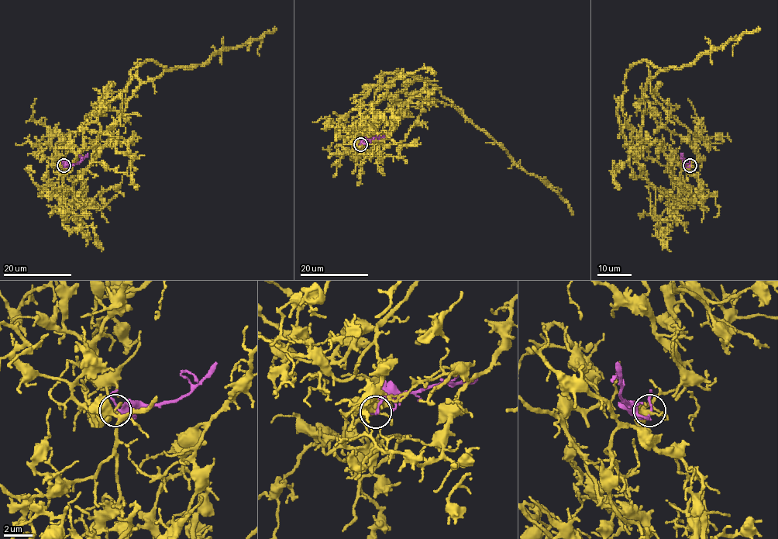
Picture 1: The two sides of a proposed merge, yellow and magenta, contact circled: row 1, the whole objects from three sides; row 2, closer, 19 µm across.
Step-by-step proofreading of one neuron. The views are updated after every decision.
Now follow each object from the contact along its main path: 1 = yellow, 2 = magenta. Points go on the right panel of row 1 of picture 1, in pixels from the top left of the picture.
1: (690, 166), (697, 153), (656, 125), (642, 99), (659, 69), (638, 61), (624, 79), (617, 122), (670, 251)
2: (690, 166), (683, 162), (681, 153)

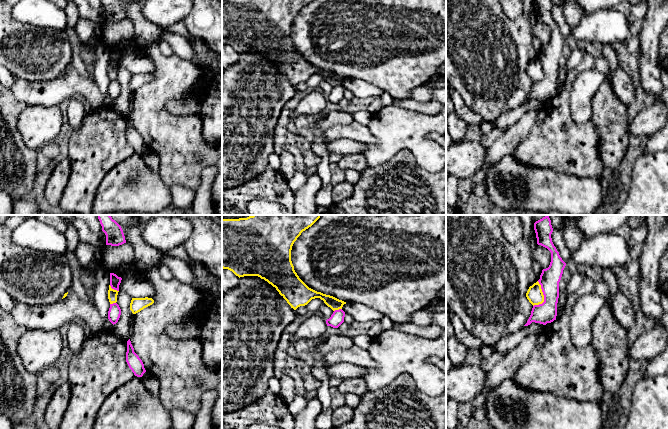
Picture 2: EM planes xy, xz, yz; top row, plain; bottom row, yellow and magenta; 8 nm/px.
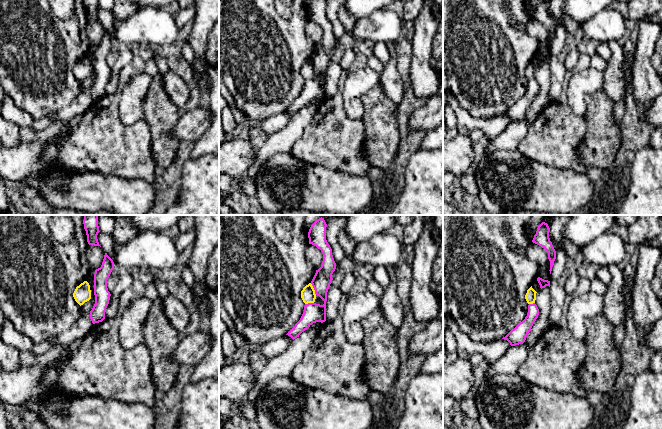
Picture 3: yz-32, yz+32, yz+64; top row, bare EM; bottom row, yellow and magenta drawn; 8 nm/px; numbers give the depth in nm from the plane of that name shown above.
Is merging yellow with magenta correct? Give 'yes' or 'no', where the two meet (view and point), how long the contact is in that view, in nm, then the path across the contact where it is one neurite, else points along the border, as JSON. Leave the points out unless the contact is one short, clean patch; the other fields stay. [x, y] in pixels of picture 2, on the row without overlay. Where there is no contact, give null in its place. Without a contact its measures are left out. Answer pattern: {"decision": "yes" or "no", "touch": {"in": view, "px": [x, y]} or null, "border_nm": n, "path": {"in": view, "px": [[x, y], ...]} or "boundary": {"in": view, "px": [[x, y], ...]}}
{"decision": "no", "touch": {"in": "yz", "px": [543, 72]}, "border_nm": 220, "boundary": {"in": "yz", "px": [[537, 57], [540, 61], [543, 77], [533, 82]]}}

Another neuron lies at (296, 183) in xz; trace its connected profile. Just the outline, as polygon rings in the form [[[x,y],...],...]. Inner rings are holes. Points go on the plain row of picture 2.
[[[296,169],[293,177],[287,180],[287,182],[288,182],[290,189],[293,192],[296,192],[296,191],[302,192],[303,187],[307,181],[307,178],[308,178],[308,174]]]

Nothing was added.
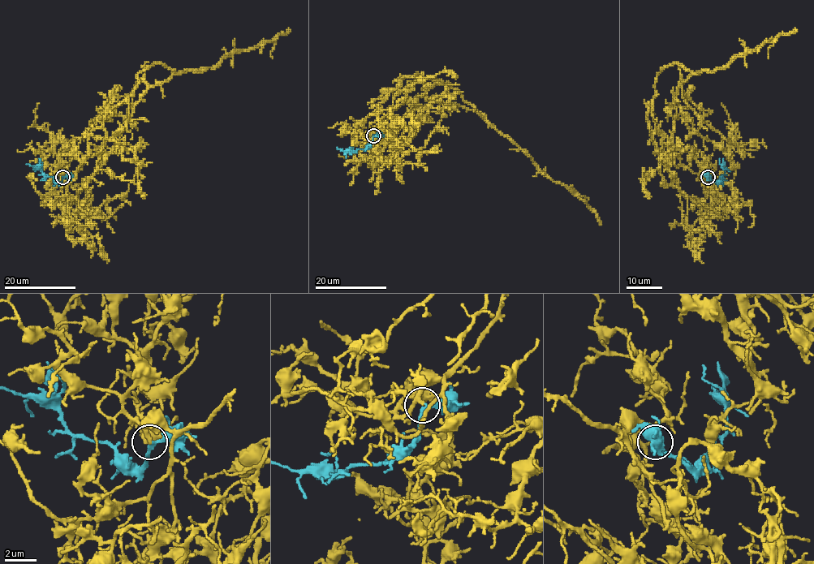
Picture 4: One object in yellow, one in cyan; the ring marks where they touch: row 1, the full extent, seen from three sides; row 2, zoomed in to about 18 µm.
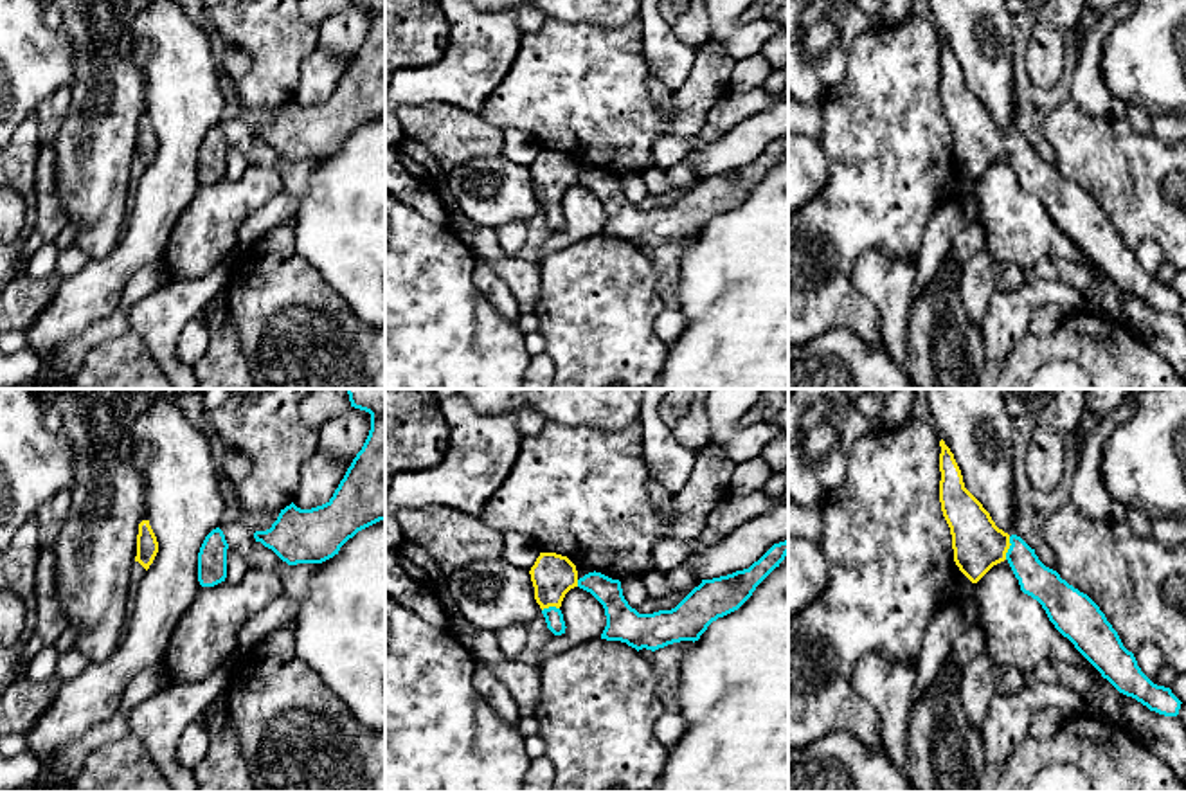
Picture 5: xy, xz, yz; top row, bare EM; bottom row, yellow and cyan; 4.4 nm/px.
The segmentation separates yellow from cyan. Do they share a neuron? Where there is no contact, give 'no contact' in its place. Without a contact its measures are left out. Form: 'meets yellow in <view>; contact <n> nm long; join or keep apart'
meets yellow in yz; contact 110 nm long; join

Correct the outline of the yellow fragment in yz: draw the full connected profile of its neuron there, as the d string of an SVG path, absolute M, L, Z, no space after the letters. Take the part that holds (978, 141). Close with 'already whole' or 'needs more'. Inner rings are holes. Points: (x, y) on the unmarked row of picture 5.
M943 36L939 43L939 99L959 167L977 180L993 162L1006 157L1020 187L1042 202L1055 225L1103 275L1150 308L1177 313L1182 299L1170 284L1154 281L1141 268L1134 250L1123 243L1100 203L1046 164L1020 133L999 126L983 101L965 85L954 50Z; needs more

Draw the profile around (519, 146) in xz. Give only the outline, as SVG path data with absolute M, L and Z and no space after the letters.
M517 128L504 130L502 155L508 160L531 167L540 149L542 146L535 140L533 135Z

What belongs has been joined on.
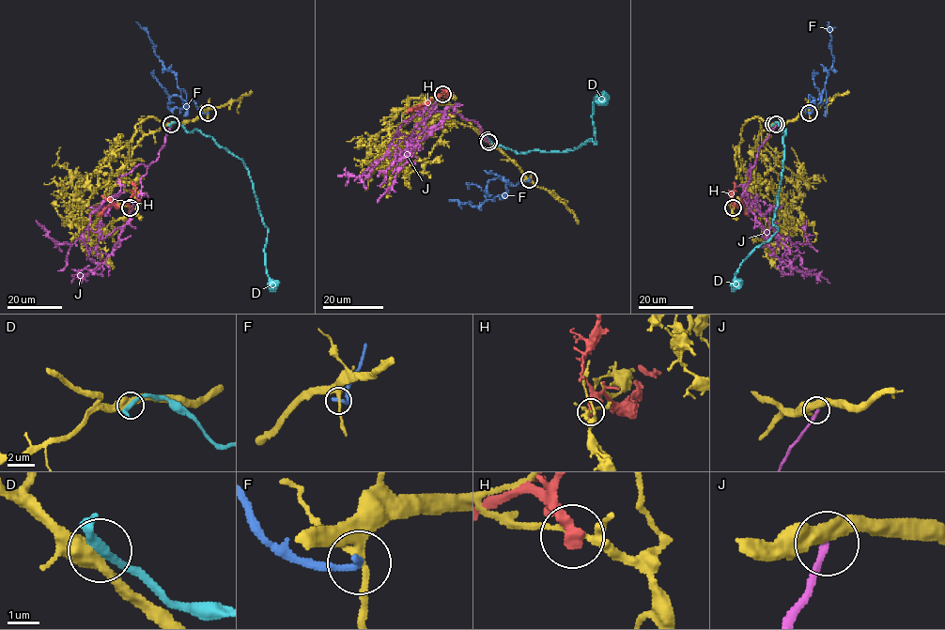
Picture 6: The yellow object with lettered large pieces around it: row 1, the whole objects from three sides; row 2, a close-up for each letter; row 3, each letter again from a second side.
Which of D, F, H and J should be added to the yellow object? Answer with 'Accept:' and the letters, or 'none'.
Accept: none

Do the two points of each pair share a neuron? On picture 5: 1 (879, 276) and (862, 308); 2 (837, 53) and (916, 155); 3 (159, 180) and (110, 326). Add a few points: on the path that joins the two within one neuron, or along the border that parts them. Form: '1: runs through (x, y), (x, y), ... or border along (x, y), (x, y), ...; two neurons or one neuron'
1: border along (857, 256), (852, 283), (871, 303), (880, 337); two neurons
2: border along (868, 27), (850, 47), (844, 76), (821, 99); two neurons
3: border along (148, 263), (132, 276), (119, 305), (90, 324); two neurons

